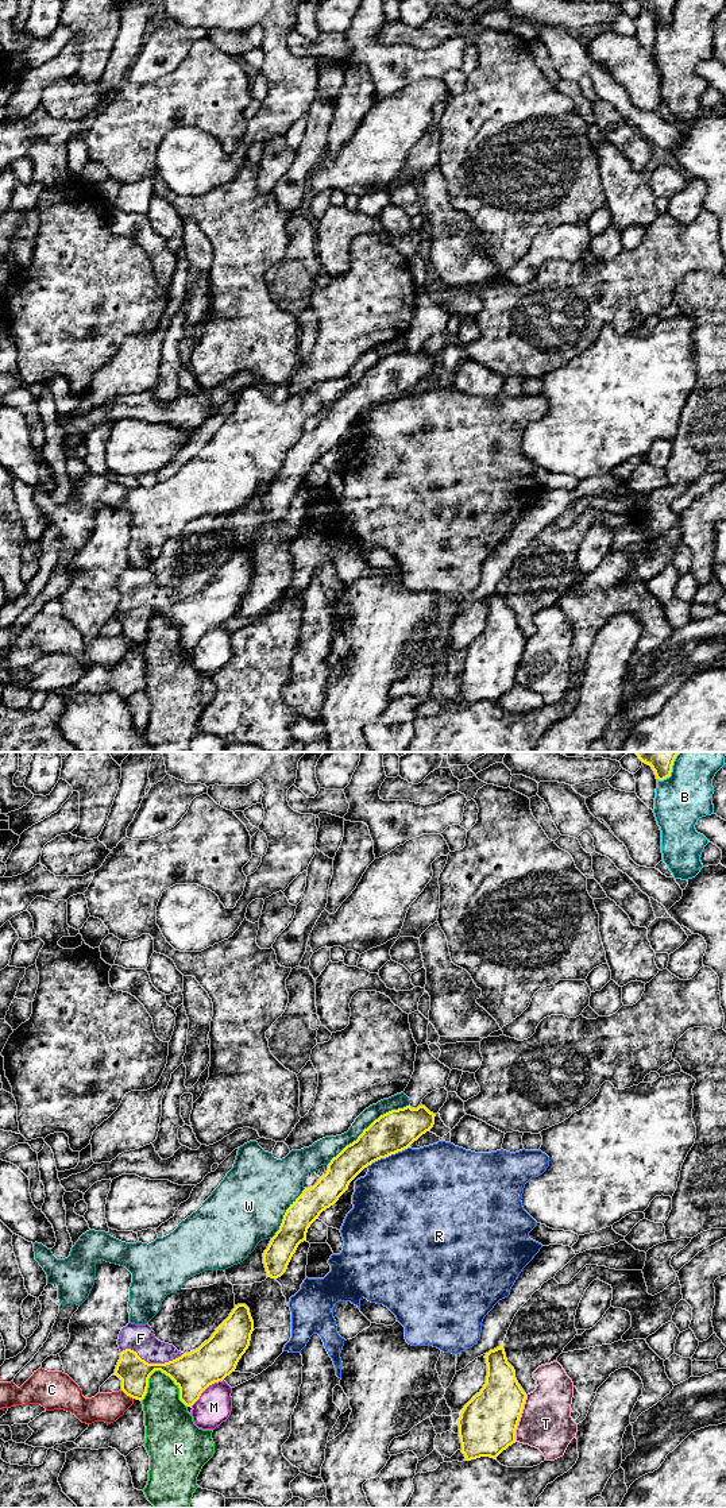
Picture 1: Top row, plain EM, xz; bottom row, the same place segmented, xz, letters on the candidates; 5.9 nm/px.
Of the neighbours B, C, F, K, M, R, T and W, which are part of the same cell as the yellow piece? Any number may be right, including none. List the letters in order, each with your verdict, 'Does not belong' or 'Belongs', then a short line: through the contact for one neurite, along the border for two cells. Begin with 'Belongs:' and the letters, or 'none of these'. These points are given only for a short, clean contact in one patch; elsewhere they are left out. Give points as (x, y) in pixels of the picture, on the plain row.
Belongs: F
B: Does not belong
C: Does not belong. Line: xz (122, 633), (132, 643)
F: Belongs
K: Does not belong
M: Does not belong. Line: xz (223, 623), (212, 627), (192, 650)
R: Does not belong
T: Does not belong
W: Does not belong

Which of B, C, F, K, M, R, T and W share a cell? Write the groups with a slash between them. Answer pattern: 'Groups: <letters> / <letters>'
Groups: B / C / F / K / M / R / T / W

